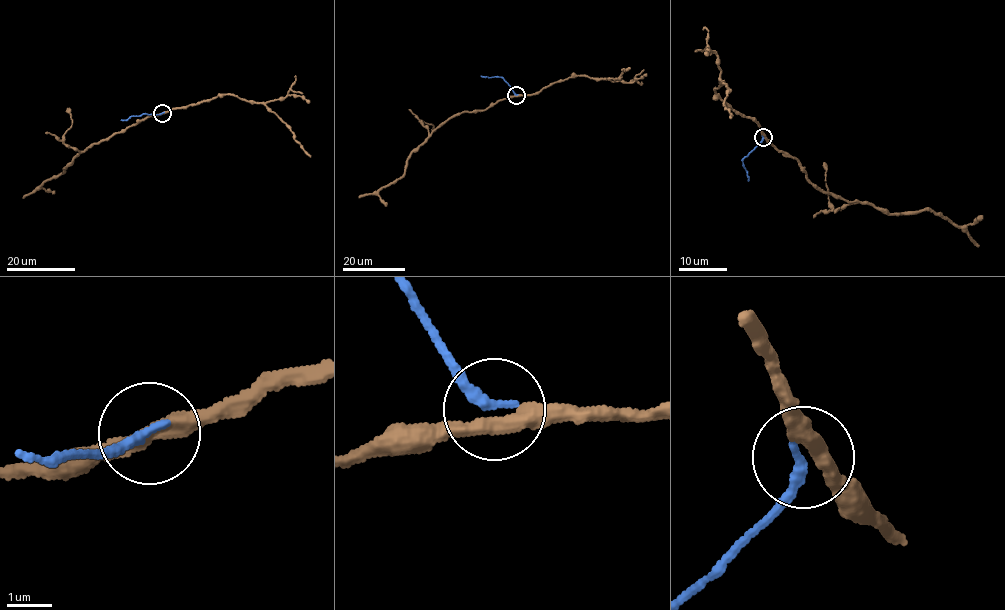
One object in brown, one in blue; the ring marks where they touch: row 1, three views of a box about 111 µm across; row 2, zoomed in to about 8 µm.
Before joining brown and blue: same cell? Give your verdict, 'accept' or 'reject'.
reject

